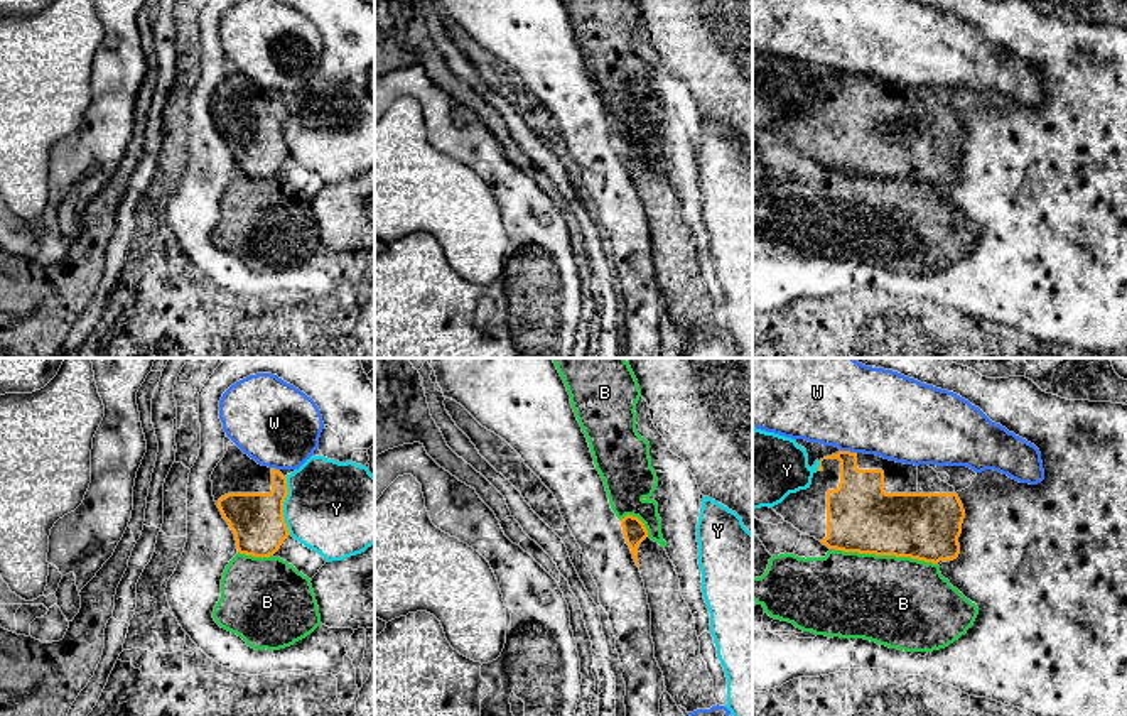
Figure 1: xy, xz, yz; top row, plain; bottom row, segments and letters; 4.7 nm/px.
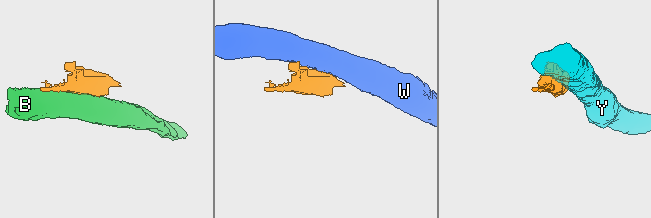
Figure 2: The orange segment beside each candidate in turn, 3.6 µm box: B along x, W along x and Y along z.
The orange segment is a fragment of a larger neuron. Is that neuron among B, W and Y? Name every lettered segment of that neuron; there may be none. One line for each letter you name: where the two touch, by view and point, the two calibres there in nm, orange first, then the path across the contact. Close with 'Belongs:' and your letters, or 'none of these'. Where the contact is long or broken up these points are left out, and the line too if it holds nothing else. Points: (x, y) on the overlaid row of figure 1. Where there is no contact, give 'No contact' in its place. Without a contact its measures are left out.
Belongs: none of these

